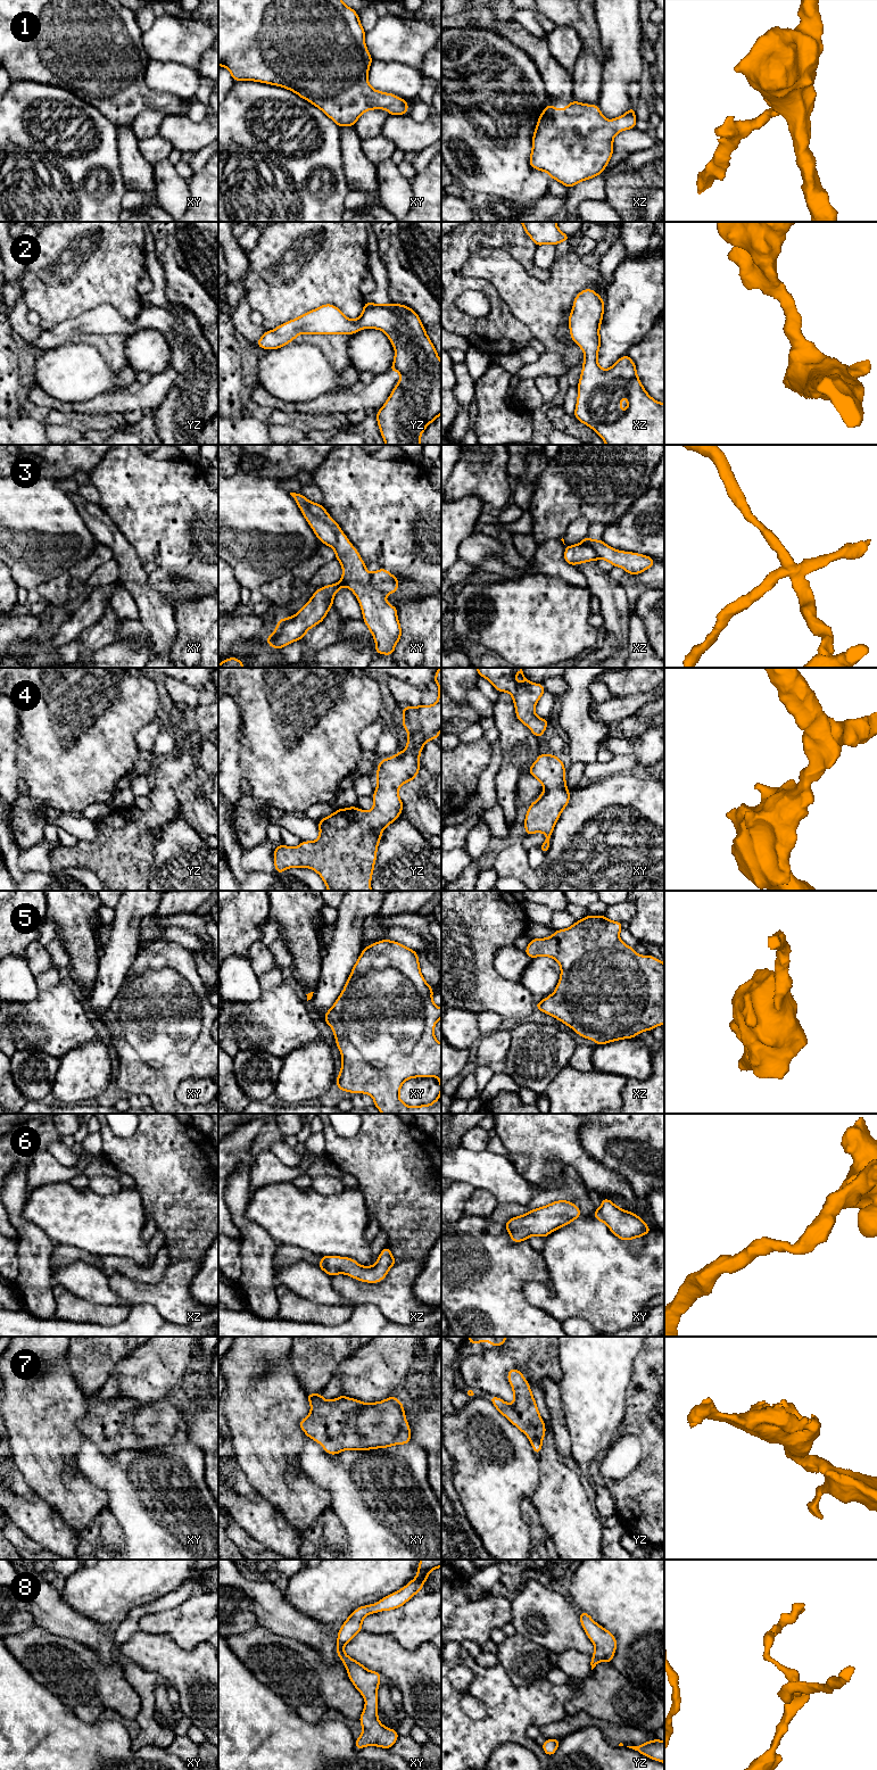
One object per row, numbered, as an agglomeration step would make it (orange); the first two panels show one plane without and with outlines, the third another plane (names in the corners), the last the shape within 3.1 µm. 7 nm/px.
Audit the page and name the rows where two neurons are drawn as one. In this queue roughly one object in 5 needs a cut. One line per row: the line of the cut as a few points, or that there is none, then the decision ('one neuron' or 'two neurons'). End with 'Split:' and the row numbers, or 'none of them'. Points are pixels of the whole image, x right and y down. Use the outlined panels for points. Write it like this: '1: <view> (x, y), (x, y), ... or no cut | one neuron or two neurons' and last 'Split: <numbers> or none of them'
1: no cut | one neuron
2: no cut | one neuron
3: xy (370, 573), (370, 584), (385, 596) | two neurons
4: no cut | one neuron
5: no cut | one neuron
6: no cut | one neuron
7: no cut | one neuron
8: no cut | one neuron
Split: 3

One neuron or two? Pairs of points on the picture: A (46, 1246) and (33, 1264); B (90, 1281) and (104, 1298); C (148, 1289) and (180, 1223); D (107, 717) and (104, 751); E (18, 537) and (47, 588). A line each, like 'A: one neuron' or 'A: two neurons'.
A: one neuron
B: one neuron
C: two neurons
D: one neuron
E: two neurons

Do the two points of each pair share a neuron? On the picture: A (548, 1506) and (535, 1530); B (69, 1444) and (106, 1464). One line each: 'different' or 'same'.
A: different
B: different

